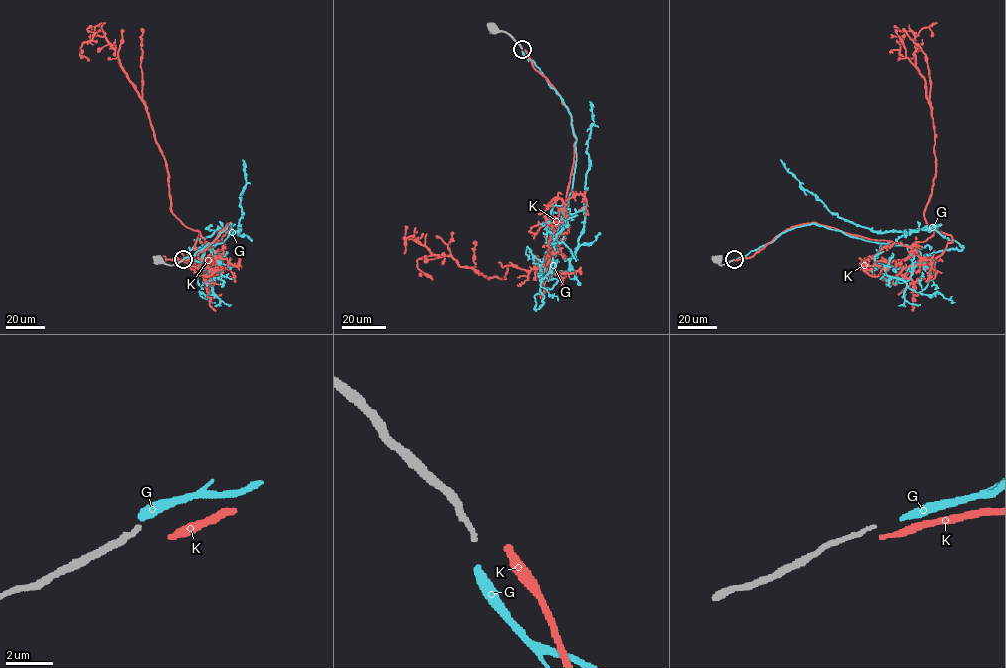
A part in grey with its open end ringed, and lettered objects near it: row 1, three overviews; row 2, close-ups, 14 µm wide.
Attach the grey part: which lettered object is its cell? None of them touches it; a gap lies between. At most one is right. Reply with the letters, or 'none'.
G

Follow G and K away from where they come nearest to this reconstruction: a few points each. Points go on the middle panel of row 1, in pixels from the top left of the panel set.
G: (522, 51), (577, 139), (535, 309), (584, 225), (589, 101)
K: (524, 49), (575, 138), (544, 292), (531, 269), (488, 277), (404, 238), (404, 252)

